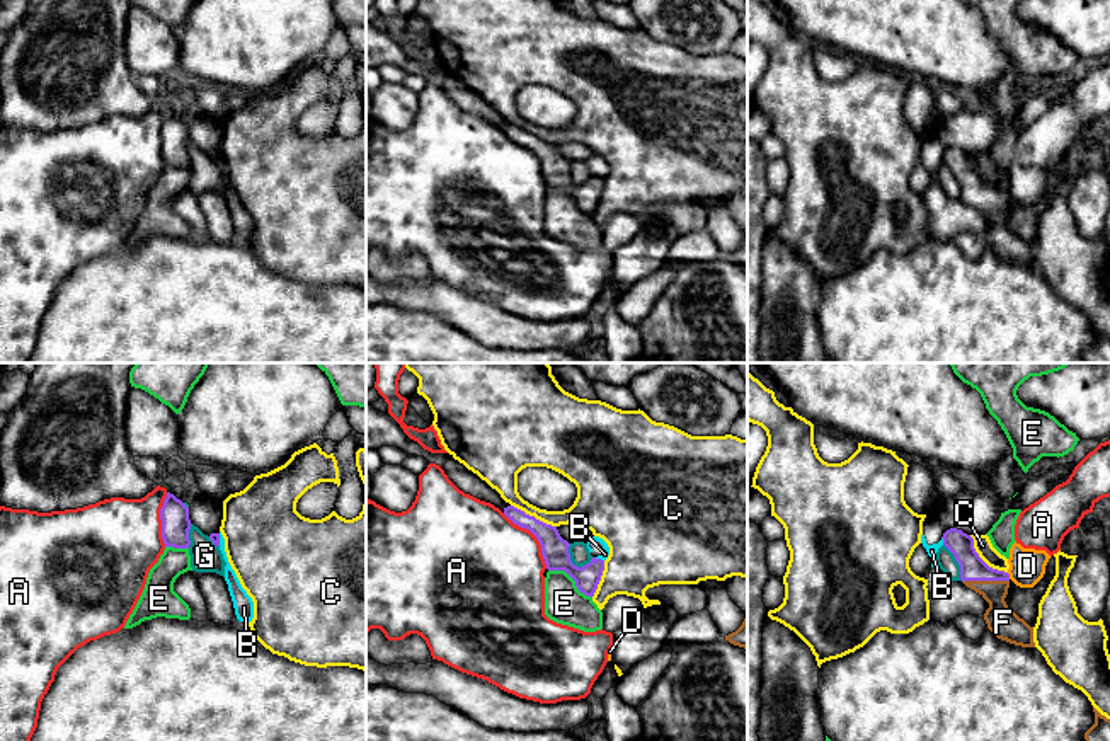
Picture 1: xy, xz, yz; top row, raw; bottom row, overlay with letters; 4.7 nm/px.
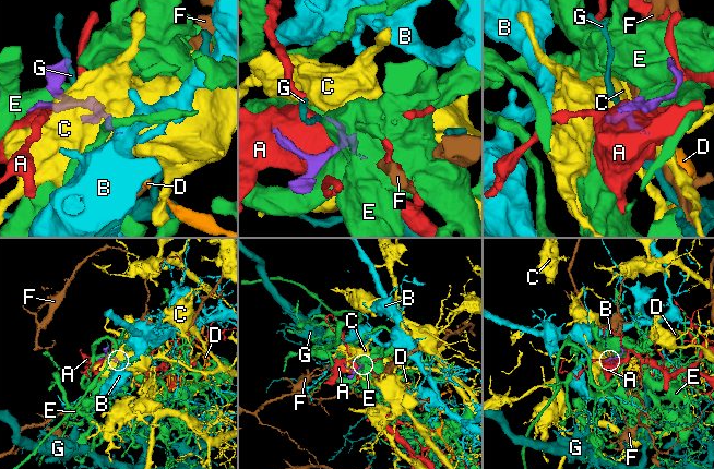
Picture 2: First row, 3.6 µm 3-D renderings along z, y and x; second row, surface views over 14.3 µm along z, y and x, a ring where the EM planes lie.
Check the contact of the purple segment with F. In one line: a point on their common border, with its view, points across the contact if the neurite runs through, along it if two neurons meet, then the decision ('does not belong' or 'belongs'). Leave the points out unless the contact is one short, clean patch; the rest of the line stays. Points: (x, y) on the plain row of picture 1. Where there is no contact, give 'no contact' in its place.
meets purple in yz at (984, 198); runs through yz (972, 186), (984, 198), (995, 208), (1003, 241); belongs

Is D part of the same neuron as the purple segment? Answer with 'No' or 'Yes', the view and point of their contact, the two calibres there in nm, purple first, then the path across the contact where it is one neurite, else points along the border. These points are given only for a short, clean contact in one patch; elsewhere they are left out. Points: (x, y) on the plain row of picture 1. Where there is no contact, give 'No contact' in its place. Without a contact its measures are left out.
No. Touches purple at yz (1008, 195). Thickness 120 nm (purple) against 180 nm. Boundary: yz (1007, 191), (1010, 196)

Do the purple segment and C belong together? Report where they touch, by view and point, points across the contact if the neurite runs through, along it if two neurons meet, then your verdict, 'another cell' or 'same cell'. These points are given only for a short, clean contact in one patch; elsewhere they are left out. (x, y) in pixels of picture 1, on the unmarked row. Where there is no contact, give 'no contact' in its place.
meets purple in yz at (981, 178); another cell

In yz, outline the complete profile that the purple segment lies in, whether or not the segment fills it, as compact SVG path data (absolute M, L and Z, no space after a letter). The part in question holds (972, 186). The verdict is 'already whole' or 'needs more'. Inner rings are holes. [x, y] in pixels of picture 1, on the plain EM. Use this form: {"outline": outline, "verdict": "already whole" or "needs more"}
{"outline": "M950 146L941 157L960 184L962 201L989 221L984 232L987 247L998 257L1010 262L1035 266L1033 245L1020 237L1004 220L1010 206L1010 192L989 186L976 170L974 157L962 148Z", "verdict": "needs more"}

